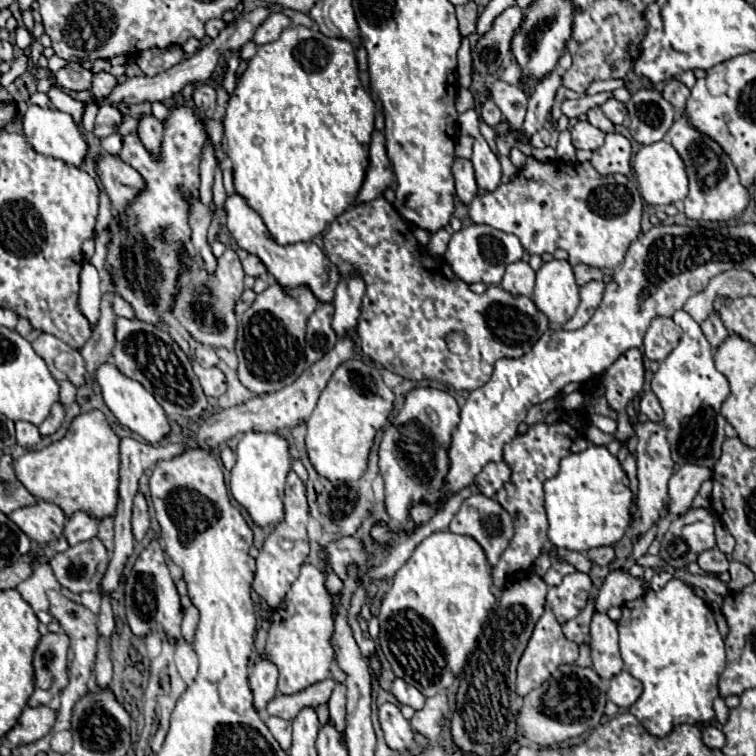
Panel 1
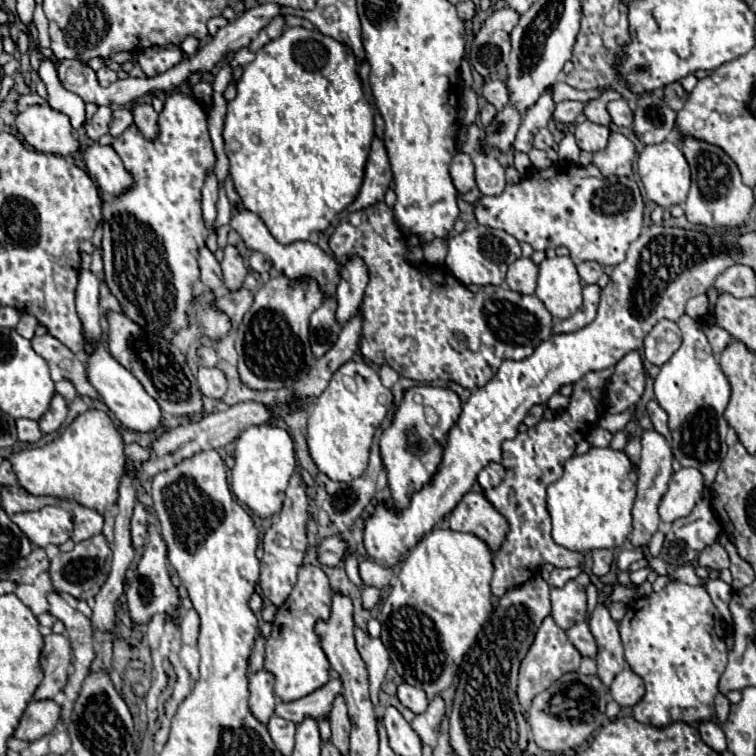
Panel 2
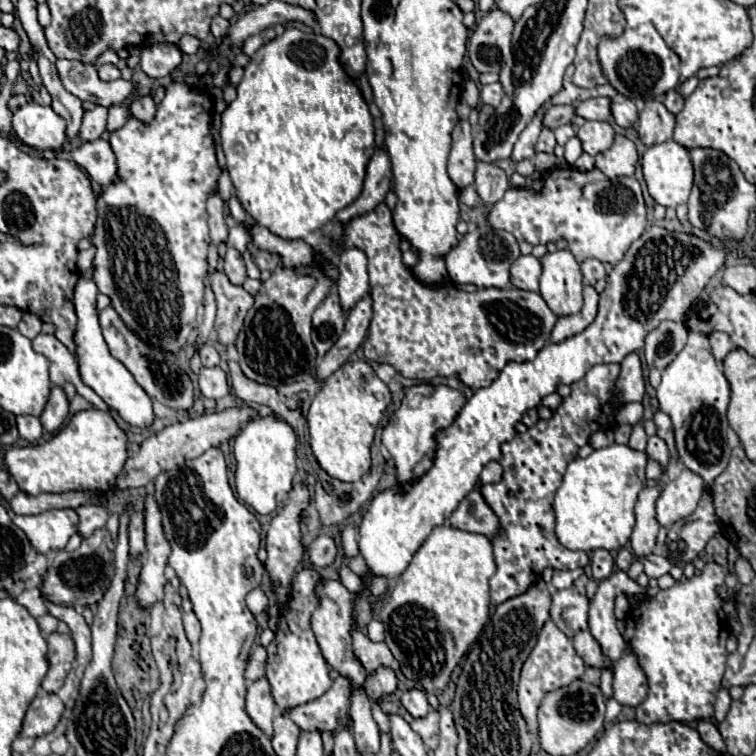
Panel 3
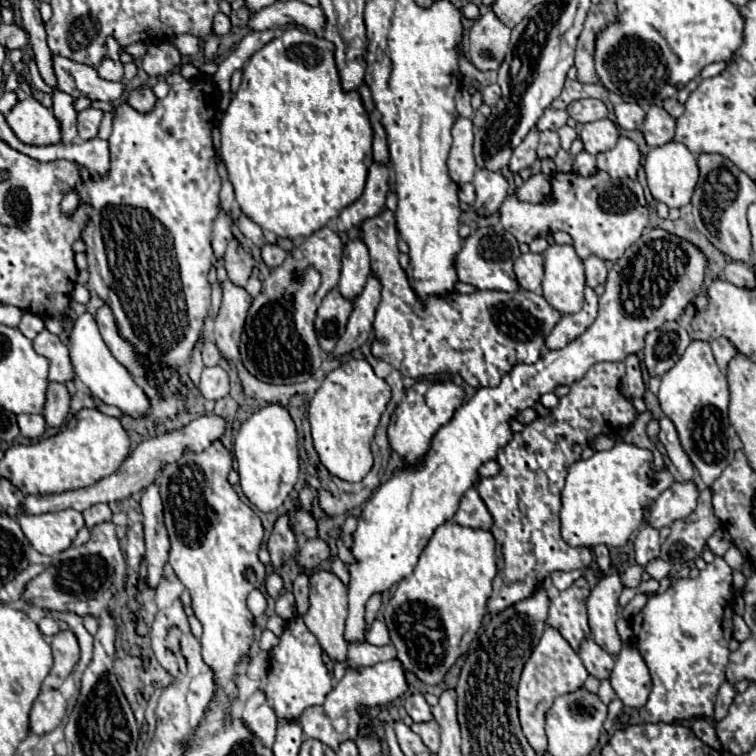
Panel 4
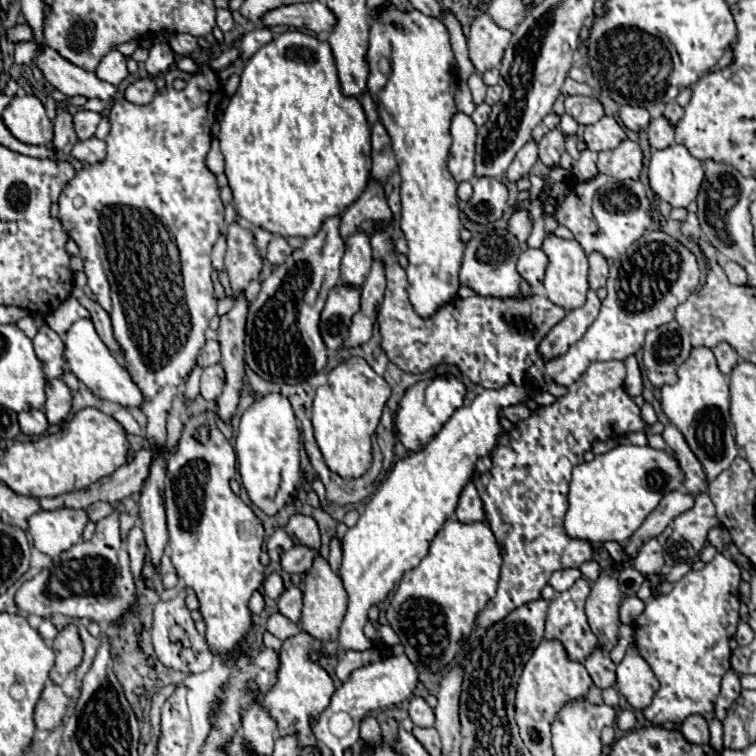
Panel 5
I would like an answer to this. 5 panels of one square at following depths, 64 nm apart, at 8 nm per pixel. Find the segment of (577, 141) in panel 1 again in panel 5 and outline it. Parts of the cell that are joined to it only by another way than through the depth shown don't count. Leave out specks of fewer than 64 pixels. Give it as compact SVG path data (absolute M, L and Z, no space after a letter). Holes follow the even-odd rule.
M604 116L600 122L592 124L586 128L584 132L584 142L590 150L594 152L602 152L602 150L614 150L616 146L620 146L620 142L624 142L628 136L624 132L624 128L616 122L616 118L612 116Z

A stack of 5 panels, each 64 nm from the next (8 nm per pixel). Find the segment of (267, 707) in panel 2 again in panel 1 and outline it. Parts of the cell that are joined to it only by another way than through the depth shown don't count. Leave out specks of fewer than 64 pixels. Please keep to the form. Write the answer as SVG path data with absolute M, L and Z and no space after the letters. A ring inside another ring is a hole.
M262 656L258 662L254 662L254 668L250 668L250 690L254 694L254 708L258 712L266 710L268 702L276 696L276 680L278 680L278 670L272 666L272 662Z

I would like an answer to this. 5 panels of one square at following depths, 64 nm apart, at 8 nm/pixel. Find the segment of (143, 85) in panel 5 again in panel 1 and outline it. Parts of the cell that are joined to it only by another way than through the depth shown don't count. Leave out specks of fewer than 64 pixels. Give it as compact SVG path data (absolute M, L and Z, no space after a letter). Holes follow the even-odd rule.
M142 114L138 118L138 136L152 150L152 154L160 154L160 142L162 142L162 122L154 114Z

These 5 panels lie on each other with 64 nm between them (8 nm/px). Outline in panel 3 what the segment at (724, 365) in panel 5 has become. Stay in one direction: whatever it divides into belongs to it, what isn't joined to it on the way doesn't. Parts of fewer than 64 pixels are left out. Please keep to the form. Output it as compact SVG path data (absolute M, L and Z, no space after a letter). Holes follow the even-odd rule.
M708 334L708 340L710 340L710 344L712 344L712 354L714 354L718 366L722 366L724 358L726 358L732 350L736 350L736 344L734 344L726 334Z

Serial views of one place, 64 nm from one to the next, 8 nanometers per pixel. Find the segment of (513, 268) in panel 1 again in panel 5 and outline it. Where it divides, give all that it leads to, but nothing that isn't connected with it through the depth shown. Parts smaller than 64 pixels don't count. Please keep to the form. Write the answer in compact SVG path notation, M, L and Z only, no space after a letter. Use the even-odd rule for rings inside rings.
M528 248L518 258L518 272L522 274L524 280L528 280L534 286L538 294L542 292L542 280L544 280L546 266L548 266L548 256L544 254L542 248Z

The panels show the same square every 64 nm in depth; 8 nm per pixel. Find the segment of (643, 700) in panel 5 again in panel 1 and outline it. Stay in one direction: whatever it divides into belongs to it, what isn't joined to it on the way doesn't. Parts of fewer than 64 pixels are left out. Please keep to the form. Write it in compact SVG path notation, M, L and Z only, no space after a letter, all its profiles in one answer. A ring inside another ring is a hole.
M622 670L620 674L616 674L610 680L610 690L608 690L608 698L618 704L620 708L630 708L636 698L640 698L642 694L642 686L640 680L632 678L632 674L628 674L626 670Z

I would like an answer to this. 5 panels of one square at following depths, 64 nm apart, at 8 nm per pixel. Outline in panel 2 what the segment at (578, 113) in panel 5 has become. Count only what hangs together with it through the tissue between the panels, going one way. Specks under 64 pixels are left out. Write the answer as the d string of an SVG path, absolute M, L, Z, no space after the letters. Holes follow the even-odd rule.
M604 92L602 96L586 102L586 108L584 108L584 116L590 120L590 122L596 122L596 124L602 124L602 126L610 126L610 114L606 110L606 104L610 100L618 100L620 94L618 92Z

